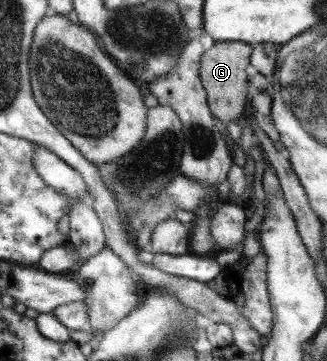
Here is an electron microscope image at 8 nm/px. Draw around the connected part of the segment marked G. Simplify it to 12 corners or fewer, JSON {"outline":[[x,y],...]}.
{"outline":[[216,42],[199,79],[219,122],[245,113],[252,47]]}

